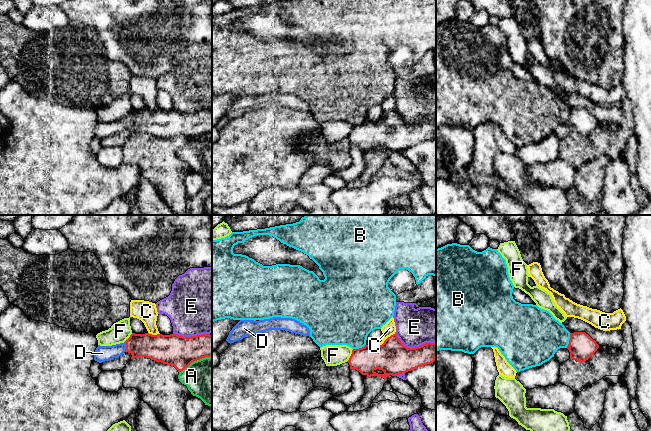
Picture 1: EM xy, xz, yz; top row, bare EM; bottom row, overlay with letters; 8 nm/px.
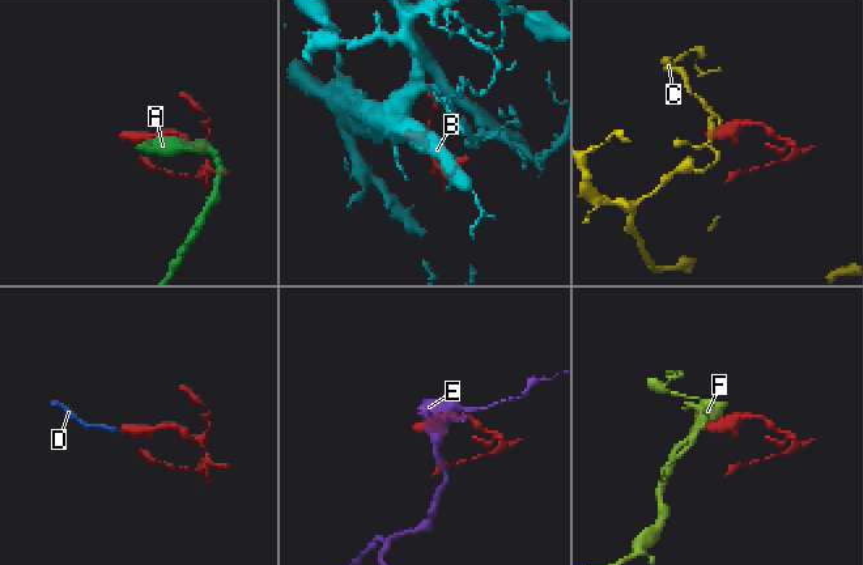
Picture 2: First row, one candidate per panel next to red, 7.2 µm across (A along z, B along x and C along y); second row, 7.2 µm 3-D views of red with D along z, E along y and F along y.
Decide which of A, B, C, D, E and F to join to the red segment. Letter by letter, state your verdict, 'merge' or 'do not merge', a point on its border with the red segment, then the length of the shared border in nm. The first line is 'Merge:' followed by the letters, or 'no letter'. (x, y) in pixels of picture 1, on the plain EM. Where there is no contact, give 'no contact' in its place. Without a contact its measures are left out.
Merge: D
A: do not merge; meets red in xy at (195, 136); contact 300 nm long
B: do not merge; meets red in yz at (569, 116); contact 120 nm long
C: do not merge; meets red in xz at (386, 115); contact 160 nm long
D: merge; meets red in xy at (126, 123); contact 80 nm long
E: do not merge; meets red in xz at (415, 123); contact 340 nm long
F: do not merge; meets red in xz at (351, 131); contact 120 nm long

